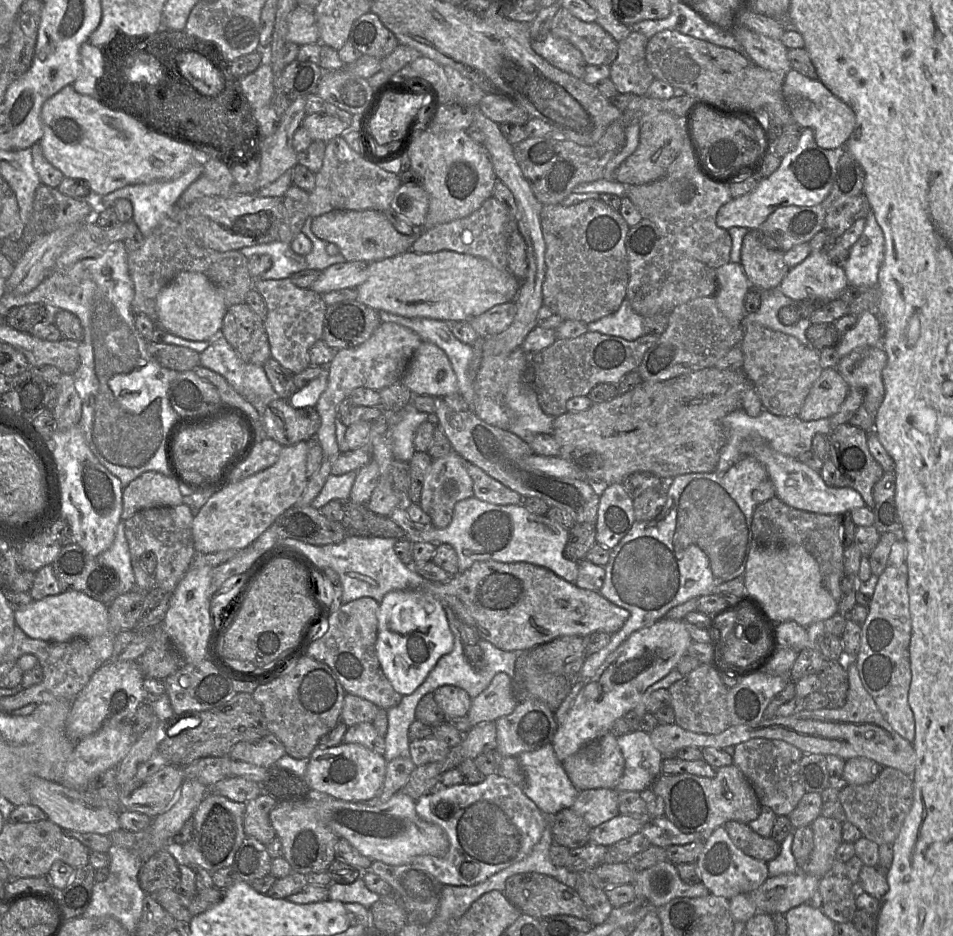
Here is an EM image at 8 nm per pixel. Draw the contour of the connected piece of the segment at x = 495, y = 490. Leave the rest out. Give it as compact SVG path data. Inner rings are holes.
M467 462L466 469L473 481L474 497L477 499L496 505L517 505L522 503L523 498L519 493L492 478L478 466Z

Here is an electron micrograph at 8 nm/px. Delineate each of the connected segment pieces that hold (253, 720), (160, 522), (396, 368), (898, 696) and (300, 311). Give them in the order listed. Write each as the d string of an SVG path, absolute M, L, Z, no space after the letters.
M236 693L231 699L221 706L206 711L191 711L175 715L172 719L164 722L165 732L182 718L200 718L200 723L194 728L187 728L174 736L167 736L158 744L157 753L161 754L169 764L185 767L203 757L229 756L231 748L238 742L256 742L267 736L270 732L267 728L266 719L262 706L257 703L251 694Z
M182 503L143 509L125 521L125 537L131 557L140 558L144 552L153 552L157 559L153 574L155 586L166 592L173 593L196 554L192 538L193 517L190 508Z
M382 322L371 337L361 345L337 350L333 360L327 366L327 387L315 406L321 418L321 425L315 439L322 448L323 461L319 469L308 479L304 493L295 505L311 505L331 475L332 464L341 453L336 439L335 425L339 404L357 388L380 391L385 387L402 382L411 357L422 342L421 337L411 329L392 322Z
M906 563L889 565L878 577L869 613L861 626L861 641L855 663L862 684L872 696L883 717L904 739L913 744L915 719L908 702L911 683L909 645L911 616Z
M289 278L281 280L254 281L253 288L263 297L267 315L263 321L264 328L268 336L271 358L275 359L282 367L293 374L299 373L310 366L309 350L318 340L322 340L326 305L322 295L310 290L295 286Z

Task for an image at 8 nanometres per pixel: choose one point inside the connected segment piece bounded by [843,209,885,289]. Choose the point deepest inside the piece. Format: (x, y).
(865, 258)

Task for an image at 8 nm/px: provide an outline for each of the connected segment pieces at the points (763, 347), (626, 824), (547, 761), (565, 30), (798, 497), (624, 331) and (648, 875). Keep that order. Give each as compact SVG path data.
M743 318L743 327L744 337L739 345L744 356L742 371L755 388L763 409L777 416L797 416L812 385L823 370L819 352L811 346L801 344L793 336L770 330L757 323L745 322L745 318Z
M618 814L612 819L592 828L589 843L612 846L620 840L626 839L640 832L645 817Z
M551 743L531 752L522 752L516 758L526 775L526 782L522 787L524 794L547 817L554 817L561 810L572 807L579 794L579 790L569 779Z
M560 7L552 20L550 33L575 46L588 65L611 65L618 42L596 22L584 22Z
M744 441L741 444L741 453L753 456L766 468L768 480L775 487L775 497L790 507L818 514L844 515L854 509L866 506L862 496L854 489L827 486L820 473L799 462L797 458L773 450L764 442Z
M628 299L613 313L588 324L588 331L621 337L628 341L645 335L643 317L636 313Z
M663 861L638 871L633 886L636 898L647 899L655 910L675 898L696 898L711 894L702 882L684 882L676 865L670 861Z

